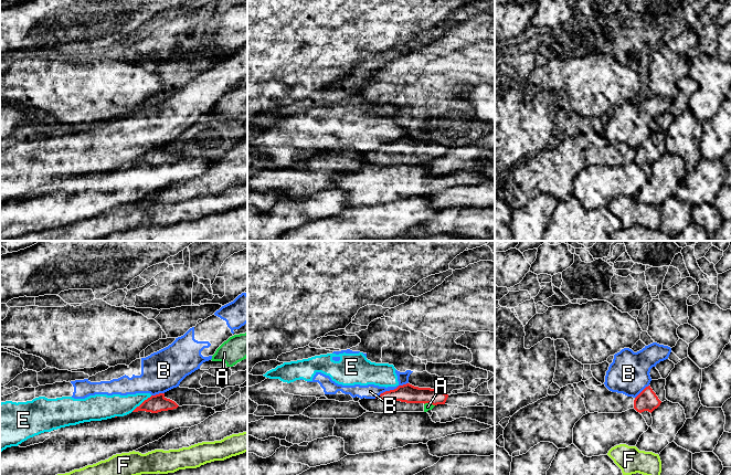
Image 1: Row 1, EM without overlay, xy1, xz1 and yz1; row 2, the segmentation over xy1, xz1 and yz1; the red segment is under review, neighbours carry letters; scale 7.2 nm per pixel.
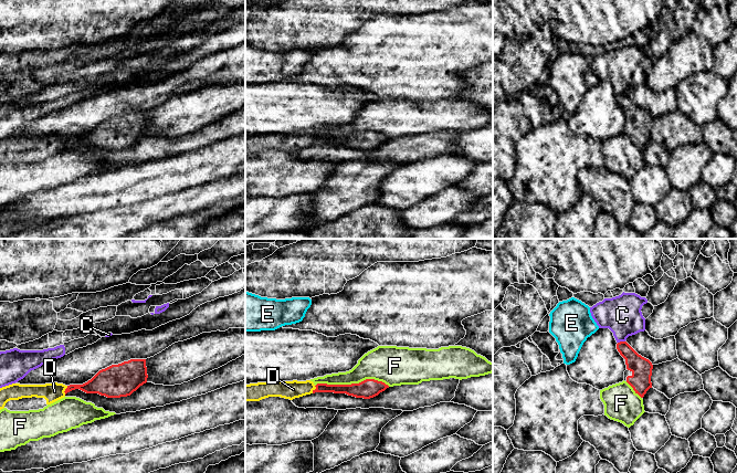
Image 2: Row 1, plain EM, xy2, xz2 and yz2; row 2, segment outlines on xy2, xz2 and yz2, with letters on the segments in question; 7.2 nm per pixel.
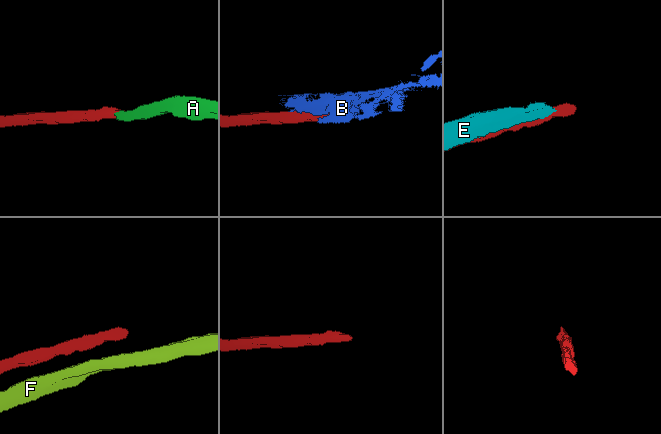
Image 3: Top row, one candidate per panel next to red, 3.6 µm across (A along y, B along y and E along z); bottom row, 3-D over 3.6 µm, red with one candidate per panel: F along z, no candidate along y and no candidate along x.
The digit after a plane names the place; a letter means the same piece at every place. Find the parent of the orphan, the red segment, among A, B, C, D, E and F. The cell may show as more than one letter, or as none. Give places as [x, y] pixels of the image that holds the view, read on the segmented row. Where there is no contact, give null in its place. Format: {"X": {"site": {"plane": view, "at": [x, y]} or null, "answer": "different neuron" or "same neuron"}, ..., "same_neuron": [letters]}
{"A": {"site": {"plane": "xz1", "at": [430, 403]}, "answer": "same neuron"}, "B": {"site": {"plane": "xz1", "at": [391, 390]}, "answer": "different neuron"}, "C": {"site": {"plane": "yz2", "at": [621, 342]}, "answer": "different neuron"}, "D": {"site": {"plane": "xy2", "at": [65, 390]}, "answer": "same neuron"}, "E": {"site": {"plane": "xy1", "at": [142, 402]}, "answer": "different neuron"}, "F": {"site": {"plane": "xz2", "at": [353, 384]}, "answer": "different neuron"}, "same_neuron": ["A", "D"]}

